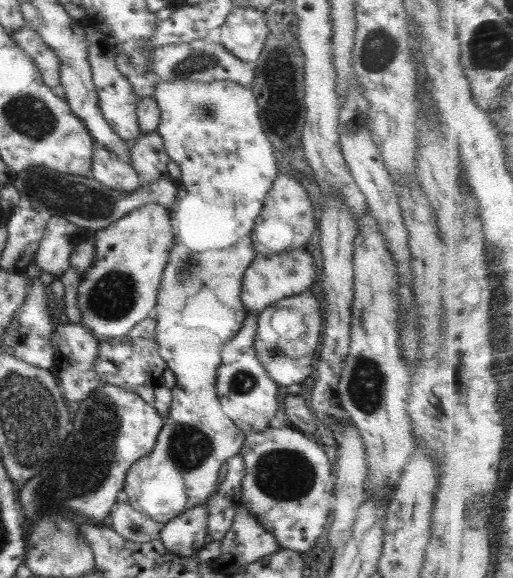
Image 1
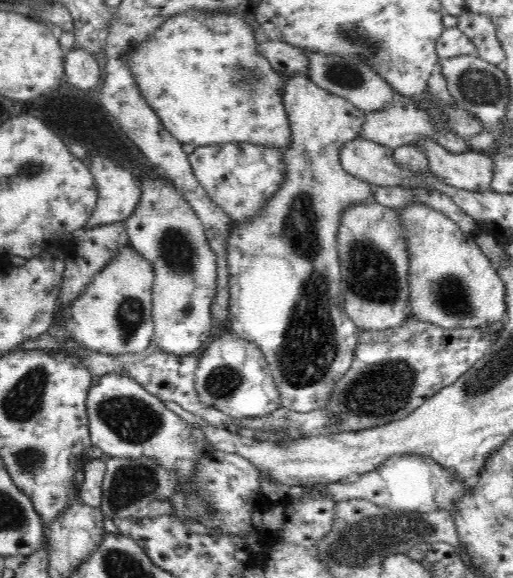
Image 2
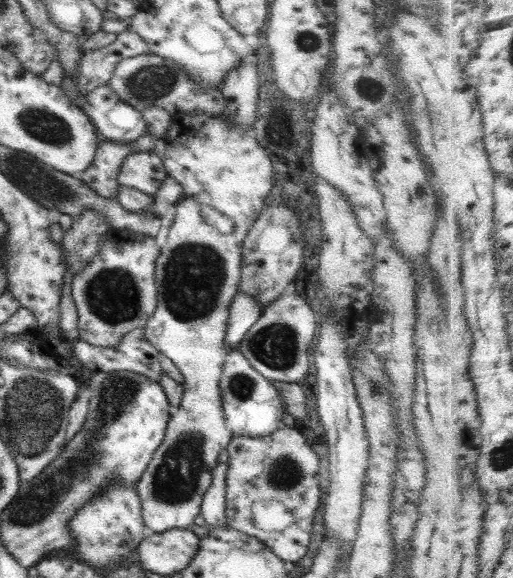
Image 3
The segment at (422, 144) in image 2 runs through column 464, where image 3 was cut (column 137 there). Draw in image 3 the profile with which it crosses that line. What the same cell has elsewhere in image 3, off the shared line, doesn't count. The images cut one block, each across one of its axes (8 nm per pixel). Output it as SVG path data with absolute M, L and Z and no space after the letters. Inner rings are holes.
M159 150L128 154L122 161L117 181L154 198L167 177Z

